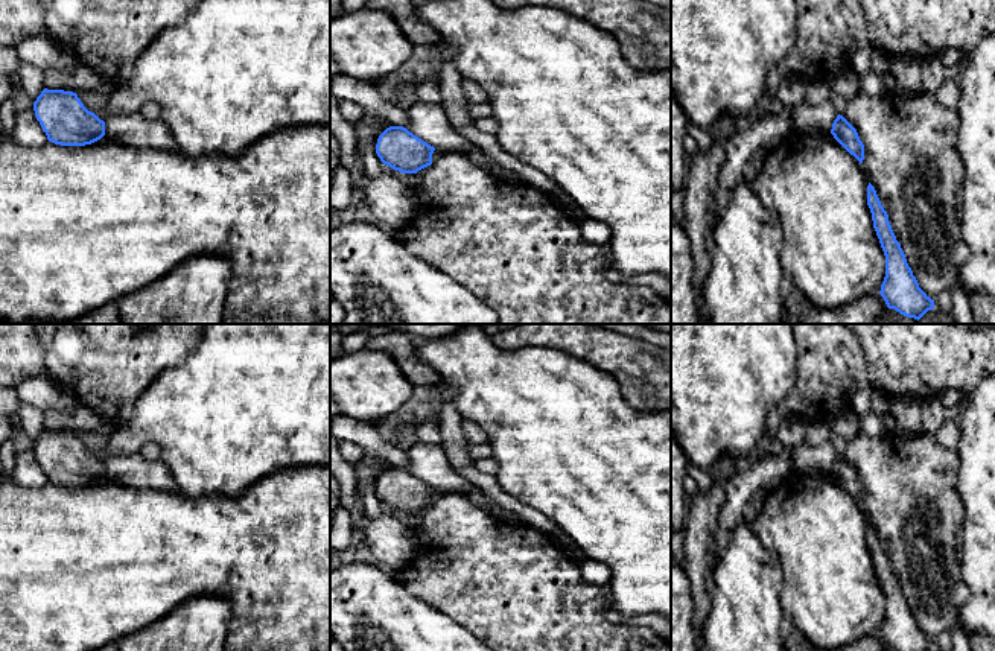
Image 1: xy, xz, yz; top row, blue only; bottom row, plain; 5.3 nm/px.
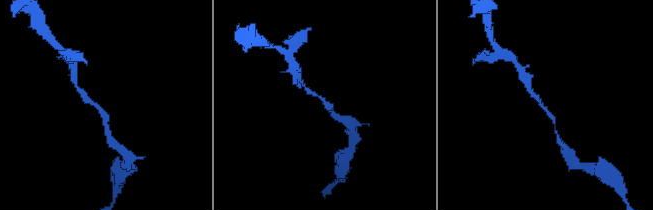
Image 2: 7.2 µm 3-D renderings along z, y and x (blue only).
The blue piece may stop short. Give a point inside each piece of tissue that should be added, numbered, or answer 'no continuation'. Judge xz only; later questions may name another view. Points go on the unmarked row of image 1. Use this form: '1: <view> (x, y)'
no continuation

